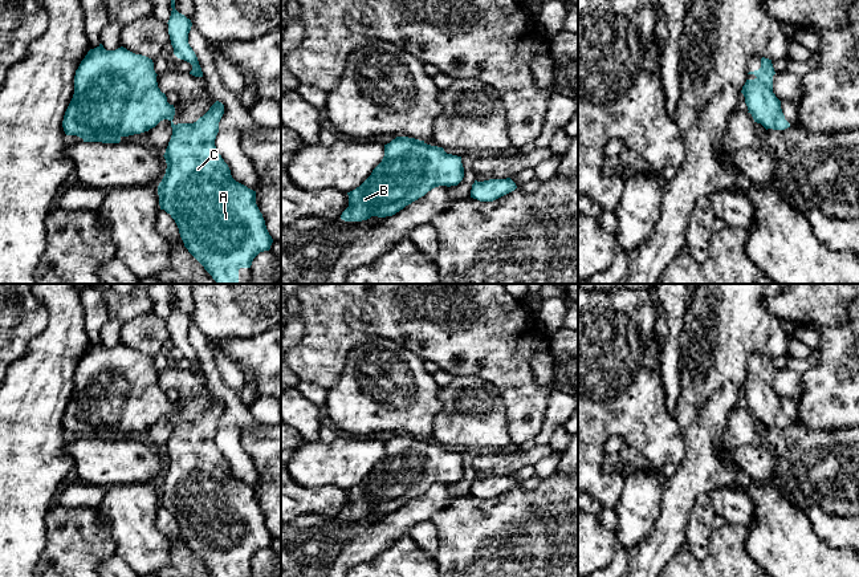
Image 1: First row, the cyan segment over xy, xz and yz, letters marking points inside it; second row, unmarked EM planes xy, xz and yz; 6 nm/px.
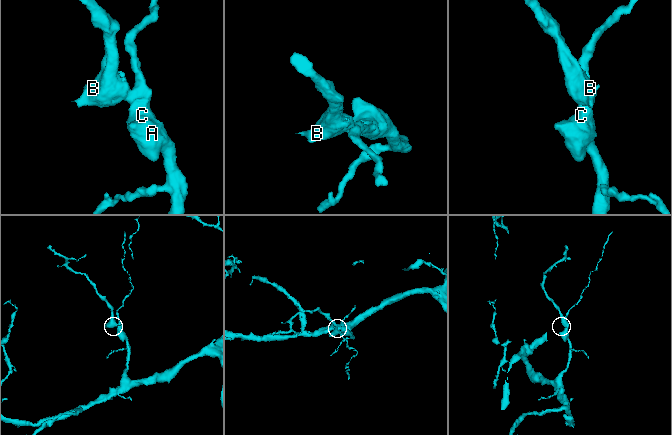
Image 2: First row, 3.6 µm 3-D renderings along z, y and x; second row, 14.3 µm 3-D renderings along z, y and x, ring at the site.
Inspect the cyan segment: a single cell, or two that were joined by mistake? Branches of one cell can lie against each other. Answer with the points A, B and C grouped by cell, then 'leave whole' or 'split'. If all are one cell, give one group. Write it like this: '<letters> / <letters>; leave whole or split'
A C / B; split

